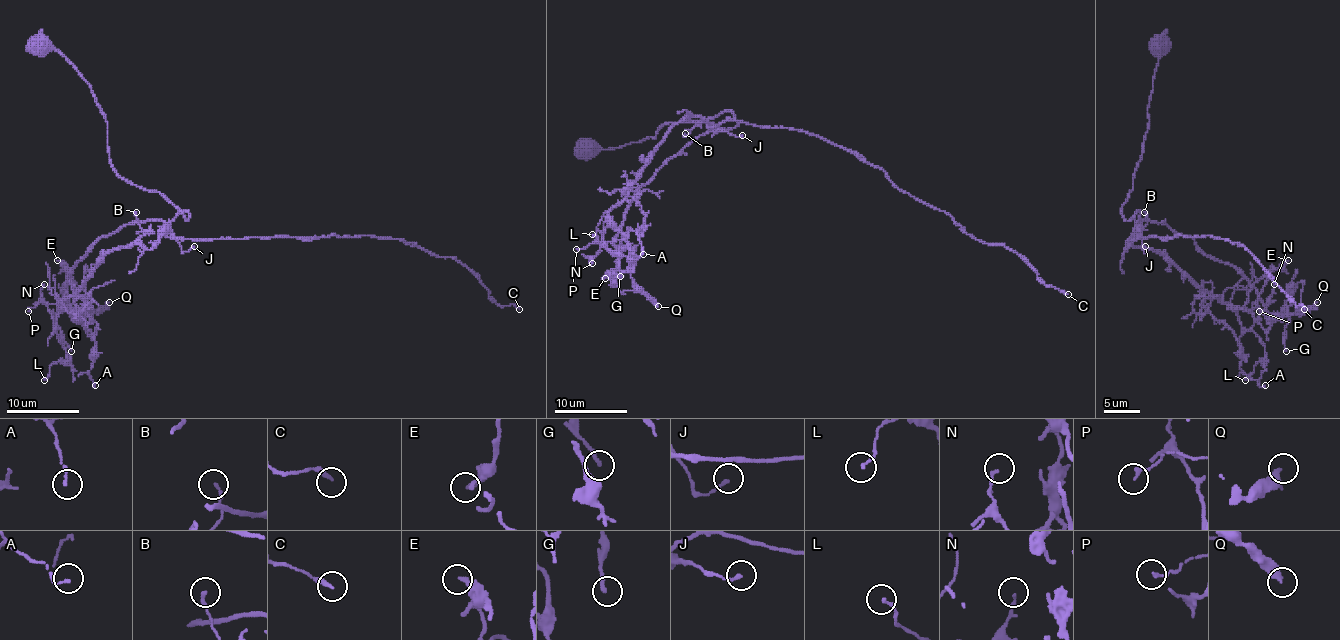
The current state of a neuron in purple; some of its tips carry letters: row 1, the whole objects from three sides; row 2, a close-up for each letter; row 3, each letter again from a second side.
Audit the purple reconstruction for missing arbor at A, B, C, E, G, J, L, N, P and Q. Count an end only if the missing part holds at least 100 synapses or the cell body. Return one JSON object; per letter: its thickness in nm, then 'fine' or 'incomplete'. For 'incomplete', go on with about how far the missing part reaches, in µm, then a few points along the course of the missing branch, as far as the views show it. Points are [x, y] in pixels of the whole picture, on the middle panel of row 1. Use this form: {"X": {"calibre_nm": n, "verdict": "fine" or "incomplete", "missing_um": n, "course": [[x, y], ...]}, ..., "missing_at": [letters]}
{"A": {"calibre_nm": 110, "verdict": "fine"}, "B": {"calibre_nm": 150, "verdict": "fine"}, "C": {"calibre_nm": 220, "verdict": "fine"}, "E": {"calibre_nm": 240, "verdict": "fine"}, "G": {"calibre_nm": 200, "verdict": "fine"}, "J": {"calibre_nm": 140, "verdict": "fine"}, "L": {"calibre_nm": 130, "verdict": "fine"}, "N": {"calibre_nm": 160, "verdict": "fine"}, "P": {"calibre_nm": 180, "verdict": "fine"}, "Q": {"calibre_nm": 360, "verdict": "fine"}, "missing_at": []}

